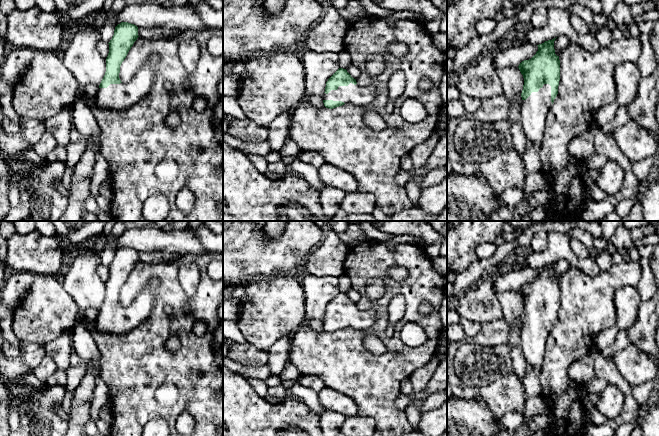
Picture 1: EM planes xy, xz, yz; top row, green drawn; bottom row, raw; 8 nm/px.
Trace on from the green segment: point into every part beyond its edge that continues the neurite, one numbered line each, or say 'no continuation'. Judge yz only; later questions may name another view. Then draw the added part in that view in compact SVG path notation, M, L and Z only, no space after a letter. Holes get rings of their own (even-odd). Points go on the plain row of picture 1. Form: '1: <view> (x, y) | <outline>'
1: yz (534, 333) | M544 308L538 316L532 316L521 329L521 349L527 365L540 376L547 337L551 332L551 310Z

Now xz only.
1: xz (357, 319) | M350 307L348 310L339 310L337 314L324 317L323 324L342 325L345 328L364 330L372 327L376 321L377 313L374 309L360 310Z

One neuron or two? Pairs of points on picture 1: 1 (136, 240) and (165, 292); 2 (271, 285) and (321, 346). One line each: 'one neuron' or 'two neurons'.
1: two neurons
2: two neurons

